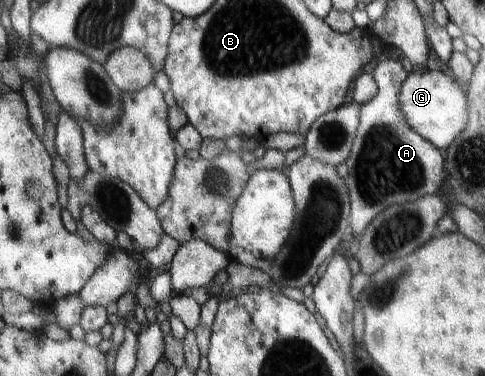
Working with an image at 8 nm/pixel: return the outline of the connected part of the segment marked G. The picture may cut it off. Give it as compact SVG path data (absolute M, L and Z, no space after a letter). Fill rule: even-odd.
M435 64L428 70L409 73L400 85L397 103L408 126L438 150L446 148L464 130L469 115L464 86L452 78L446 69Z

